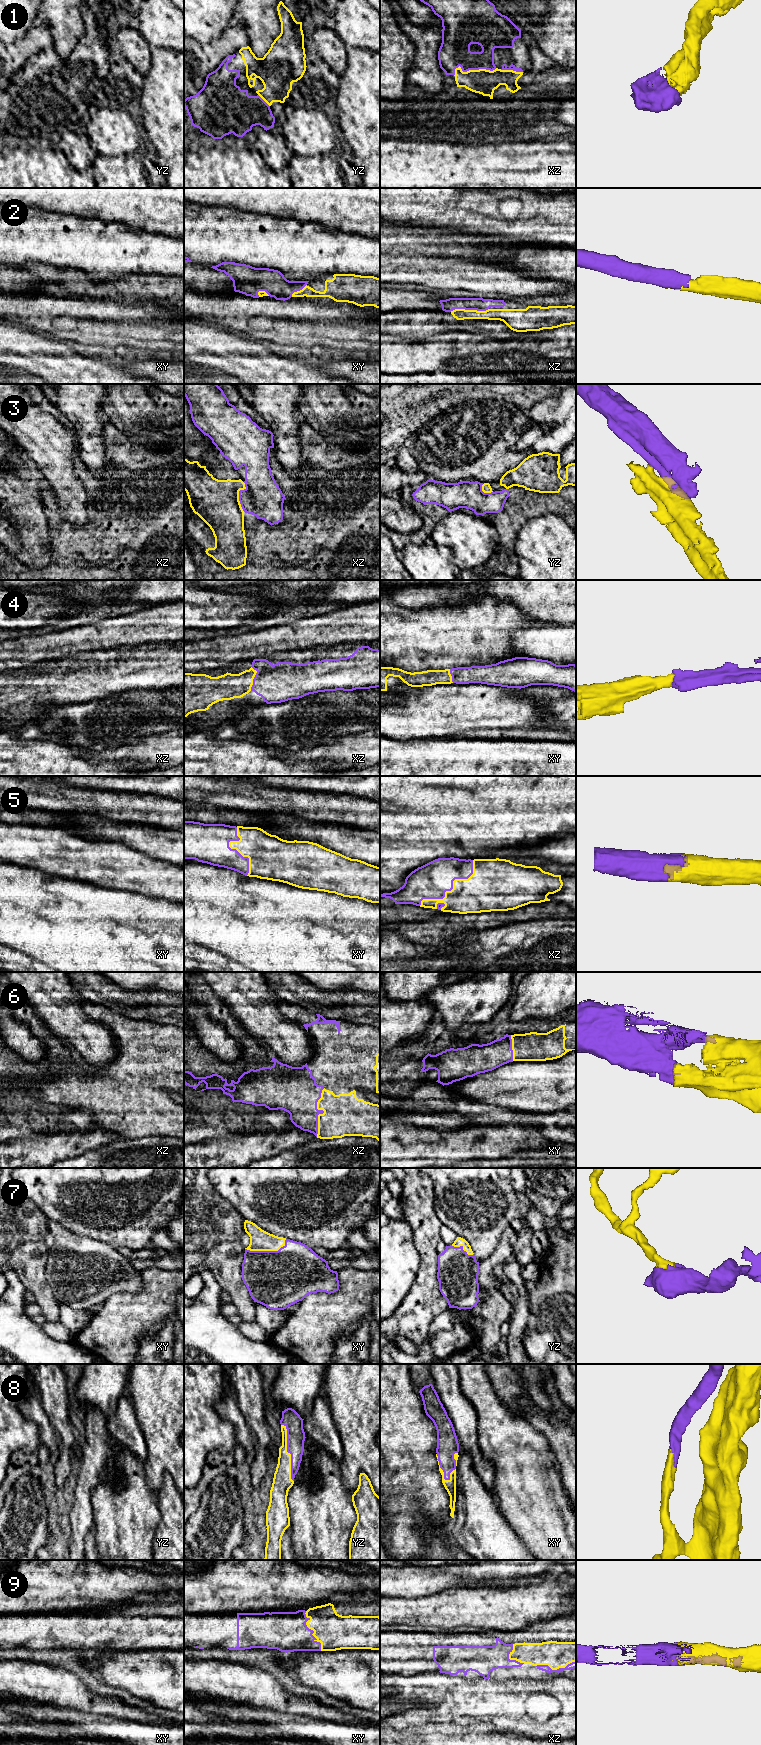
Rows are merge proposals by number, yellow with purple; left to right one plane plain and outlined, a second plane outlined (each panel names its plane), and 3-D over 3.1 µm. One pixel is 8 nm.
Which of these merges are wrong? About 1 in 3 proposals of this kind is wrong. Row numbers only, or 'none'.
3

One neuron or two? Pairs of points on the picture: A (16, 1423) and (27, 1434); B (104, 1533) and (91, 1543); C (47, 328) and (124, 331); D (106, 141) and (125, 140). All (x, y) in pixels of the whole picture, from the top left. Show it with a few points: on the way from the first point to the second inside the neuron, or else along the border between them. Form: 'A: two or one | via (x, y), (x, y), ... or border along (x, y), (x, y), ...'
A: one | via (19, 1426), (24, 1431)
B: two | border along (94, 1525), (94, 1535), (98, 1549)
C: one | via (66, 328), (78, 331), (105, 331)
D: one | via (111, 140), (120, 140)

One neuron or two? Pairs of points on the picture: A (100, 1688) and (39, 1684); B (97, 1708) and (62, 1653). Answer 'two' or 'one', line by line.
A: one
B: one

